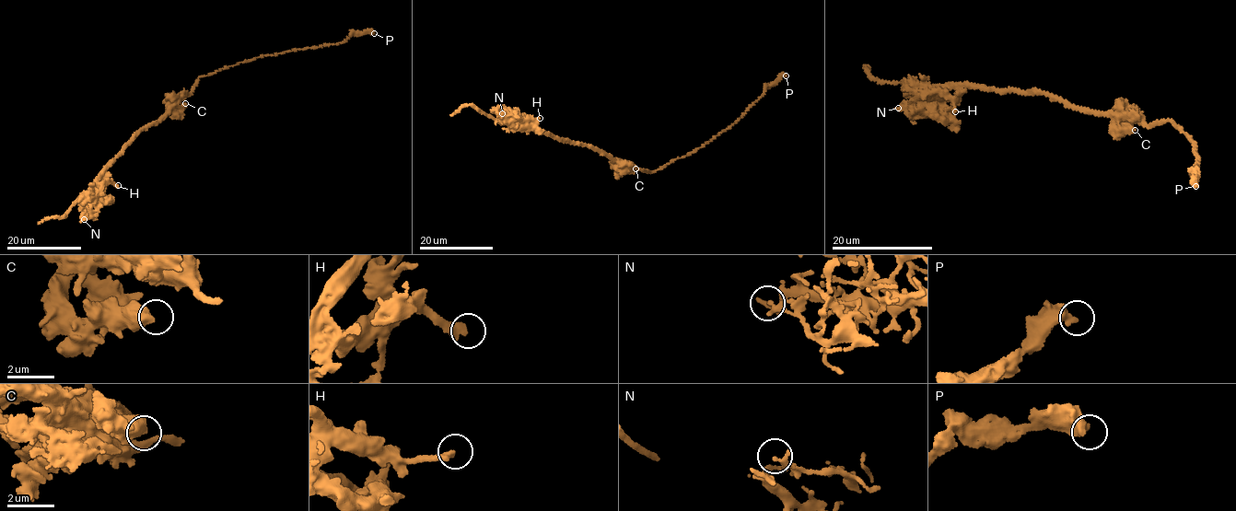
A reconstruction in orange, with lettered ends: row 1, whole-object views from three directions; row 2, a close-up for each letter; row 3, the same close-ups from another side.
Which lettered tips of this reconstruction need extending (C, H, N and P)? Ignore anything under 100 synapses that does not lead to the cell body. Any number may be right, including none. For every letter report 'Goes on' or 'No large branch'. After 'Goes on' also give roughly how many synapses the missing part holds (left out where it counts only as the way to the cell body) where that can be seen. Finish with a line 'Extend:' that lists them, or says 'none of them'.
C: No large branch
H: No large branch
N: No large branch
P: No large branch
Extend: none of them

